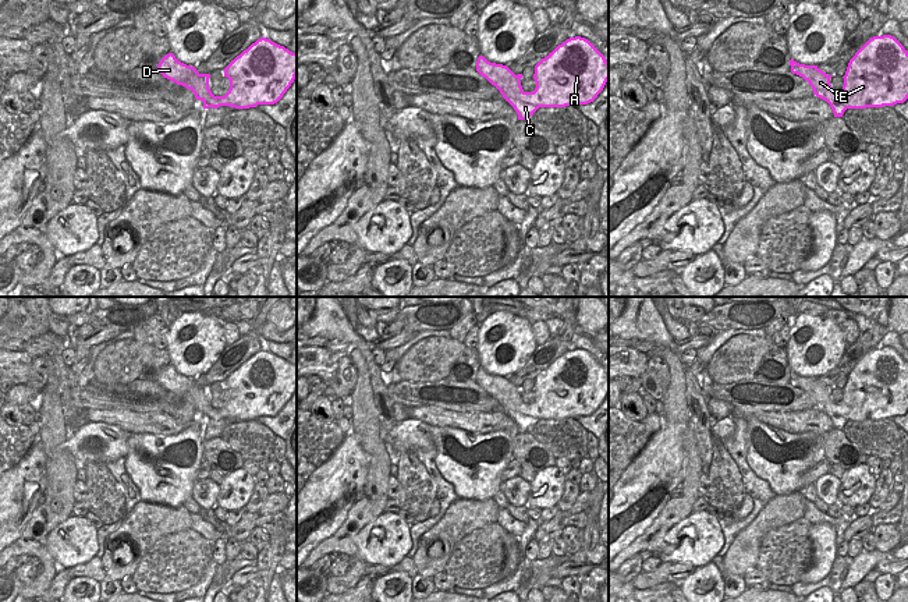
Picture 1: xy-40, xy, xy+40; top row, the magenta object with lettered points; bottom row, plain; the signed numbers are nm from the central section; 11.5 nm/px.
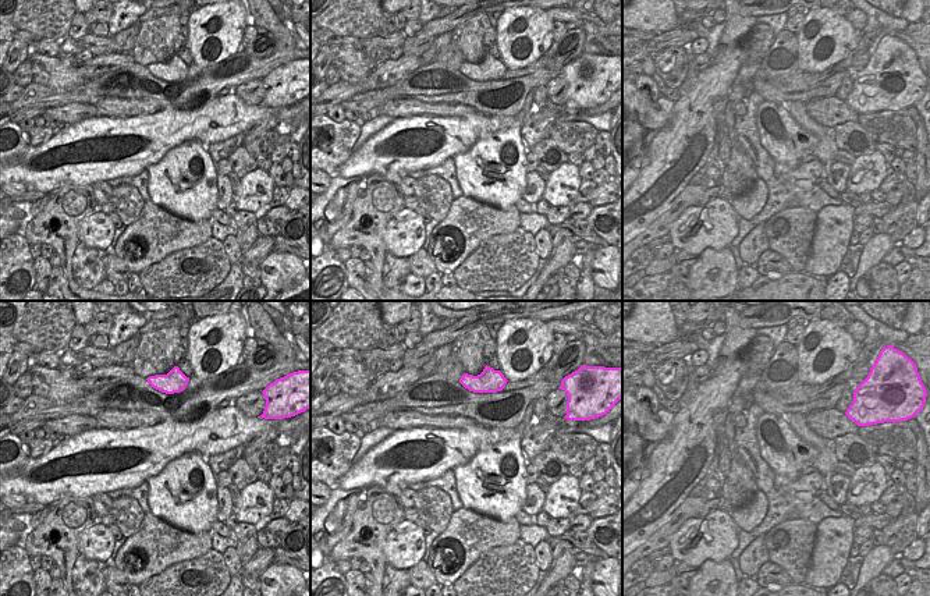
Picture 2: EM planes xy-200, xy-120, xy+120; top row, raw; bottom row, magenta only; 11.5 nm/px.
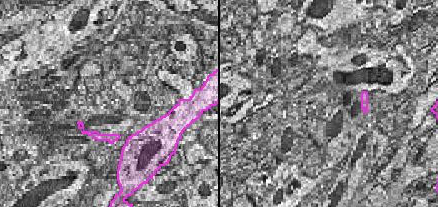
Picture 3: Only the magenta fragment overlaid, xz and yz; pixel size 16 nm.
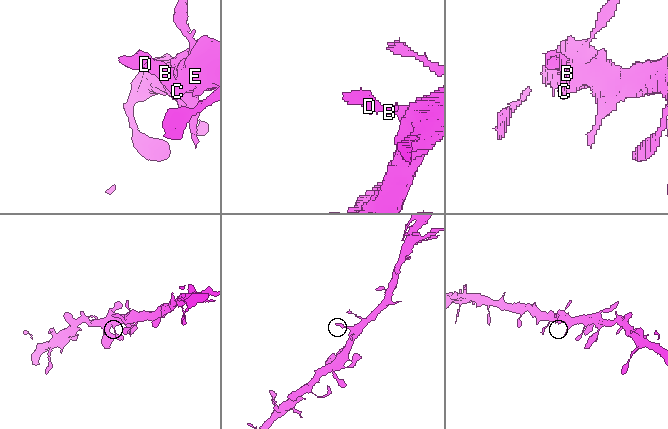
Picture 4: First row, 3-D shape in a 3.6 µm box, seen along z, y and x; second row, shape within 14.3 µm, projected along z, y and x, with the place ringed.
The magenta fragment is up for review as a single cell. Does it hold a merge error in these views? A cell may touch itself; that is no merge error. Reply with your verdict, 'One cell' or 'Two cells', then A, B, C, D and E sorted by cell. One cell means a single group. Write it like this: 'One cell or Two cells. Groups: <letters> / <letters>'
One cell. Groups: A B C D E.

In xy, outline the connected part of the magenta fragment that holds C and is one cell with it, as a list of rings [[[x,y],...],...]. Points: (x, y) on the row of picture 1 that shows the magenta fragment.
[[[581,36],[567,39],[535,65],[533,92],[522,89],[522,74],[515,75],[507,65],[490,63],[483,56],[478,57],[476,71],[500,91],[517,111],[518,120],[528,120],[539,107],[588,105],[597,98],[609,81],[609,63],[604,56]]]

